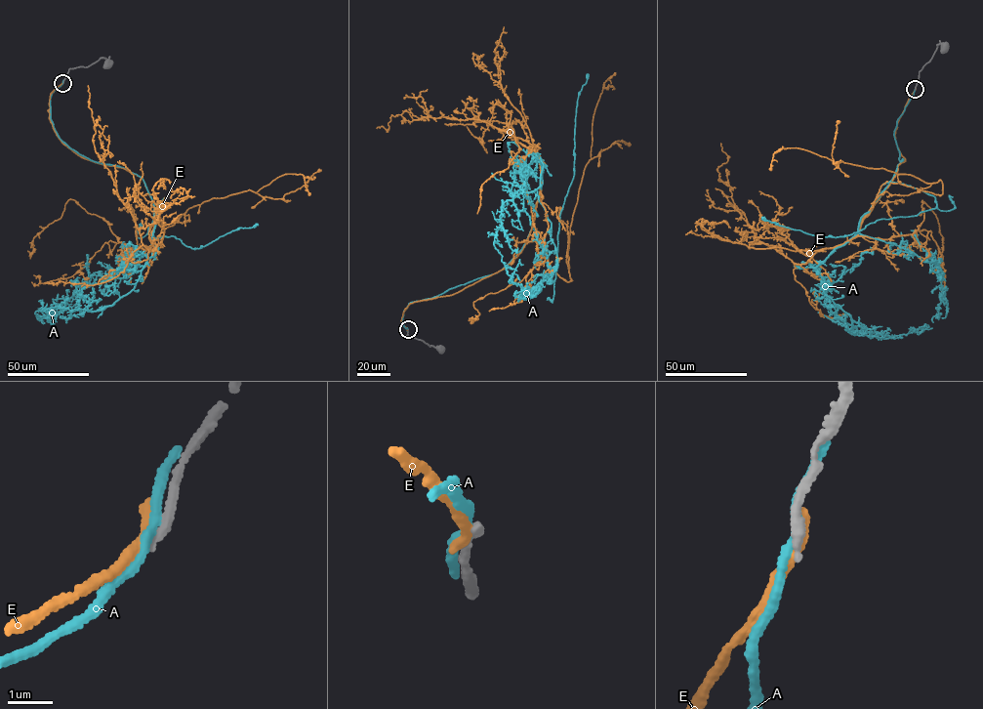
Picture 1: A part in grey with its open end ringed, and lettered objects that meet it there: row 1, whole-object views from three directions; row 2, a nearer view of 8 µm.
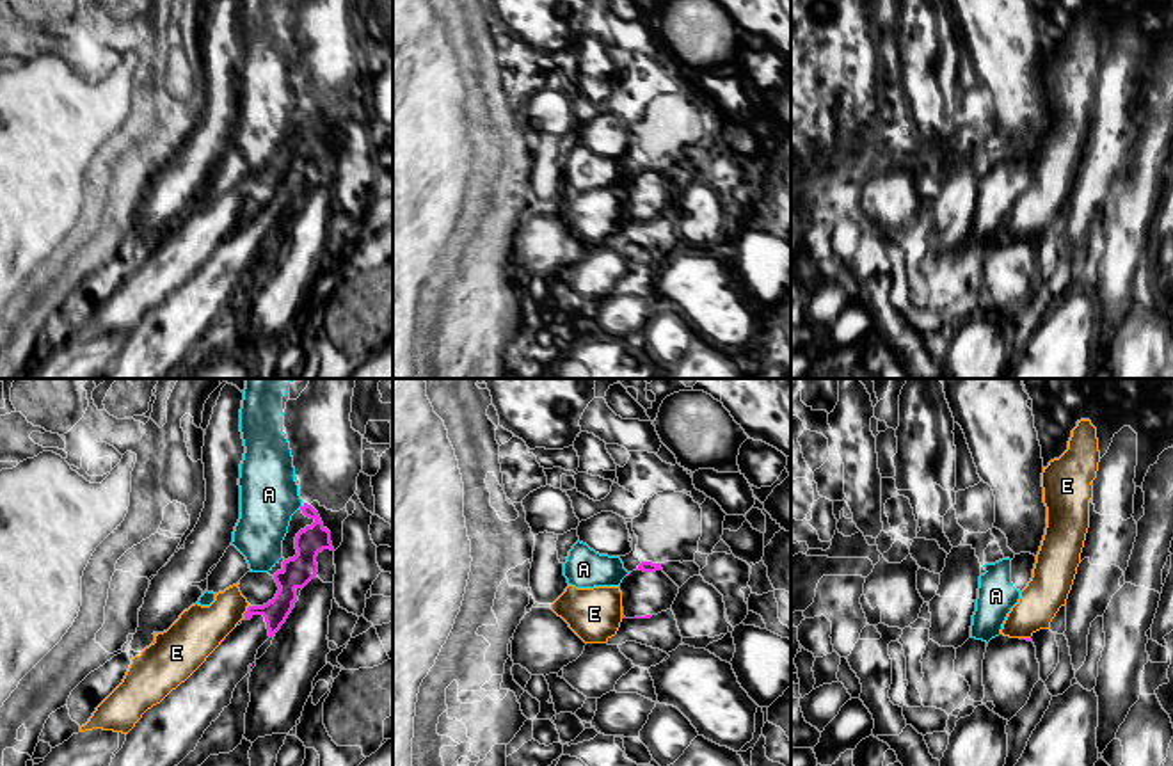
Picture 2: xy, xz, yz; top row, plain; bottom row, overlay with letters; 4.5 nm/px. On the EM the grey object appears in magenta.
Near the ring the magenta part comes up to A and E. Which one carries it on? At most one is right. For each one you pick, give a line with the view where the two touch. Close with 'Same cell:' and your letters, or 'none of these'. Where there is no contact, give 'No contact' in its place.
Same cell: none of these

